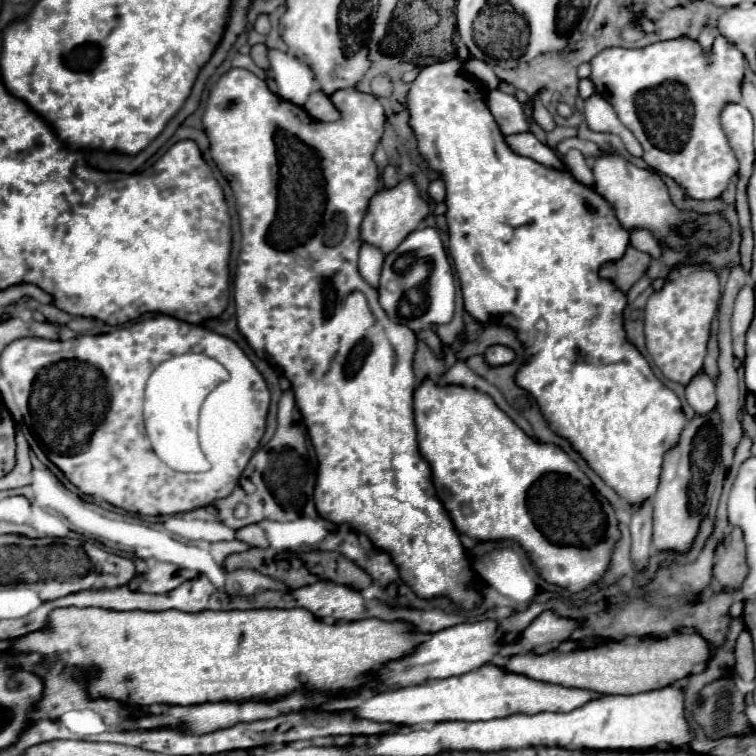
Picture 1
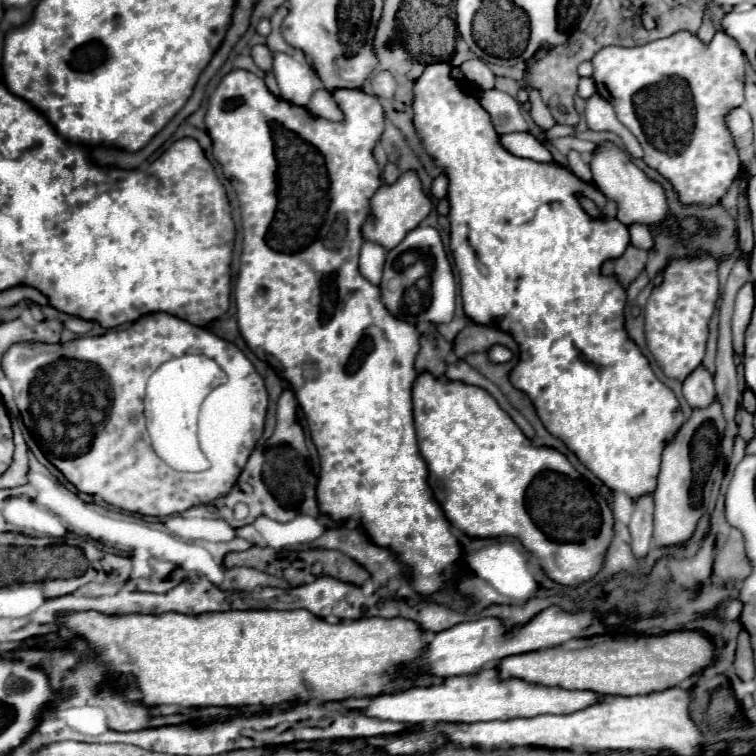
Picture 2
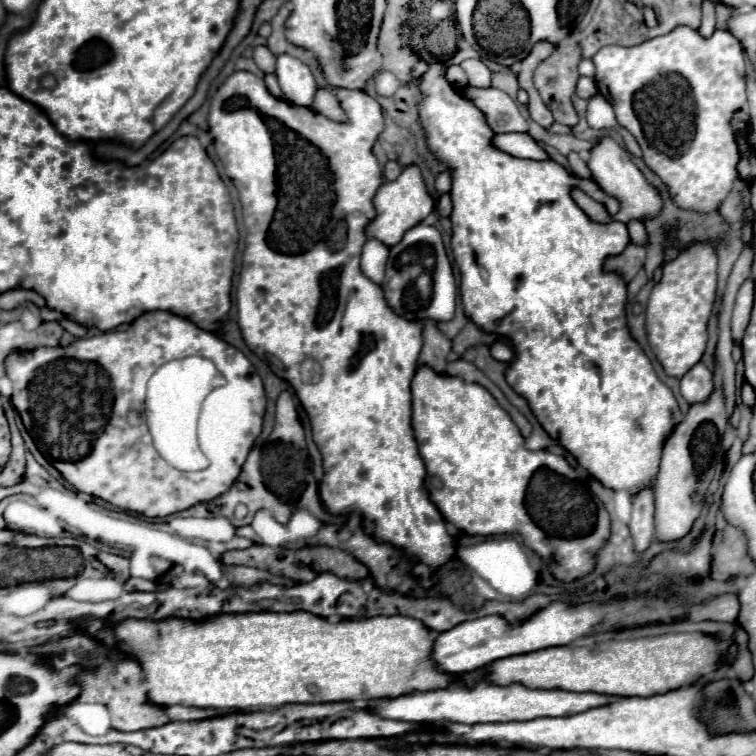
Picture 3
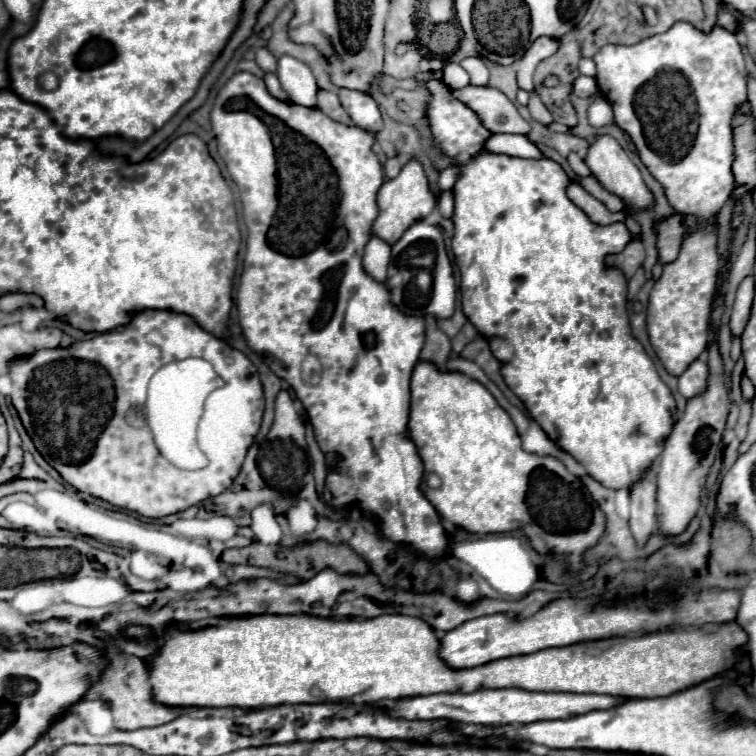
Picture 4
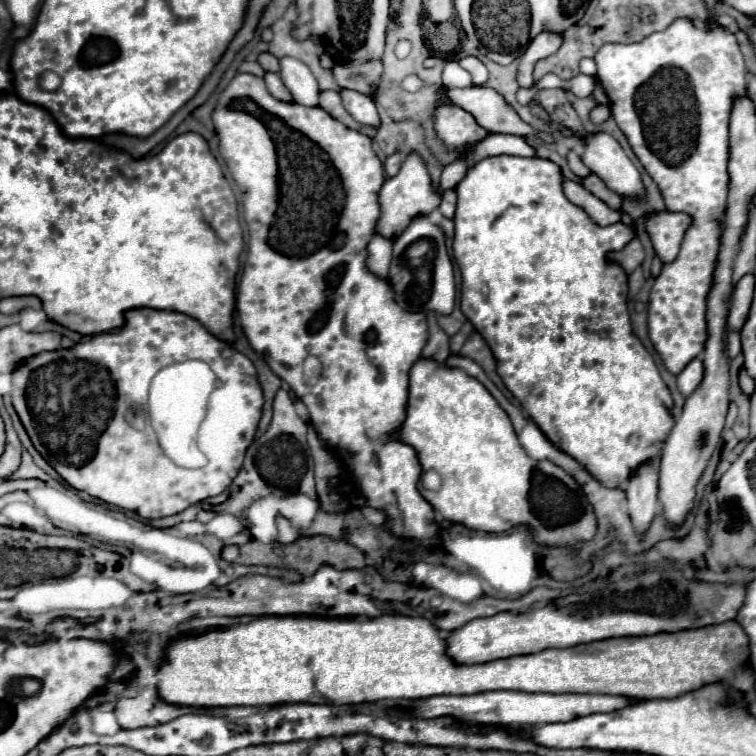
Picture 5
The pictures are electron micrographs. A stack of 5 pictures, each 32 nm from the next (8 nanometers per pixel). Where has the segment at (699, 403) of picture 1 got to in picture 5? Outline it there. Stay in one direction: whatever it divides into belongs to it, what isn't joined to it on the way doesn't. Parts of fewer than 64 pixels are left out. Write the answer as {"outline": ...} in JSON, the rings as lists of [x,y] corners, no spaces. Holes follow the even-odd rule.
{"outline":[[[698,356],[682,370],[682,374],[678,374],[678,390],[684,396],[690,396],[702,384],[702,378],[704,378],[704,362],[702,356]]]}

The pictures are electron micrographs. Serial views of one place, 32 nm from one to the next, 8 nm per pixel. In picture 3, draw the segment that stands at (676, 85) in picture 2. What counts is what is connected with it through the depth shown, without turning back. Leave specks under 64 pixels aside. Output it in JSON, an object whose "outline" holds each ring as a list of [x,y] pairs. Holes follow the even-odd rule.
{"outline":[[[678,26],[666,36],[652,38],[638,46],[604,46],[594,58],[598,92],[612,104],[618,122],[638,140],[648,168],[668,184],[674,202],[684,210],[712,212],[732,190],[738,178],[738,144],[730,128],[734,110],[746,102],[746,62],[740,42],[728,30],[716,30],[712,38],[702,38],[688,26]]]}

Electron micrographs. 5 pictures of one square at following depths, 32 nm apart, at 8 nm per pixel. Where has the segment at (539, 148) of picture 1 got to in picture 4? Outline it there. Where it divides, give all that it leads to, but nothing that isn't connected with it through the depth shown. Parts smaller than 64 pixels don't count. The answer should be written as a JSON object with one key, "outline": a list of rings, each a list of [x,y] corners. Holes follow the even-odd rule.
{"outline":[[[492,134],[486,142],[490,152],[518,156],[518,158],[544,158],[534,142],[524,134]]]}

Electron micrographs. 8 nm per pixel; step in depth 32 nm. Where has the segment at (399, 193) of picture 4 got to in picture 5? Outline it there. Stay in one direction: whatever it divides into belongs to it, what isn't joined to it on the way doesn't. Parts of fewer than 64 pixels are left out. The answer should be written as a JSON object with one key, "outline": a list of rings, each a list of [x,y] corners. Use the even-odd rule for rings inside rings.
{"outline":[[[410,154],[408,160],[402,164],[400,172],[386,180],[380,194],[378,194],[378,202],[380,202],[380,218],[376,222],[376,234],[394,240],[396,236],[400,236],[400,232],[404,232],[404,228],[408,228],[408,224],[416,218],[416,216],[426,216],[430,214],[434,208],[440,206],[440,194],[432,188],[428,170],[422,162],[422,158],[418,154]]]}

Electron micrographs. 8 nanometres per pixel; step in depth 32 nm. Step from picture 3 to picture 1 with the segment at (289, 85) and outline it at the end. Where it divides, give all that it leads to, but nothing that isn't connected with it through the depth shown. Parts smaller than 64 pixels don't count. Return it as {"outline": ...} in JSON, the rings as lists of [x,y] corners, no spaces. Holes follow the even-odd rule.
{"outline":[[[274,48],[268,50],[268,60],[272,76],[278,84],[278,94],[292,104],[304,106],[304,102],[316,88],[316,80],[308,64],[292,54]]]}

